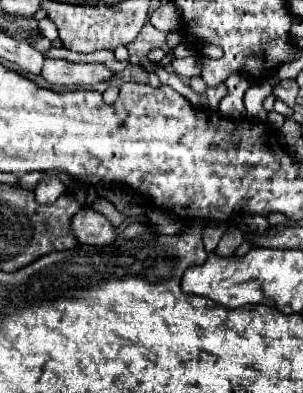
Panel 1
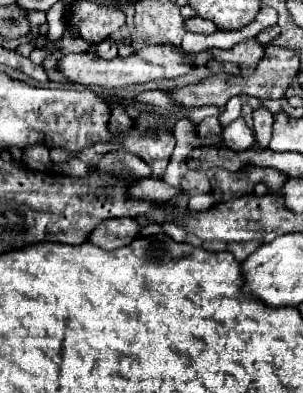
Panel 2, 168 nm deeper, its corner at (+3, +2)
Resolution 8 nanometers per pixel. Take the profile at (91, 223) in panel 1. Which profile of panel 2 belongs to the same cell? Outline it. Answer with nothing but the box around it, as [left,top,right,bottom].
[89,217,141,249]

